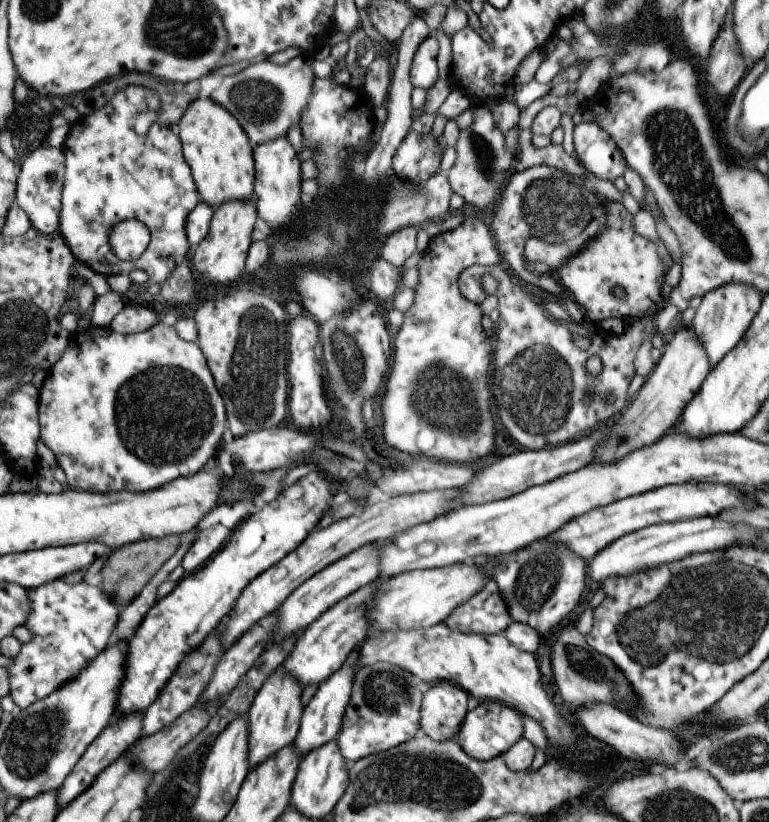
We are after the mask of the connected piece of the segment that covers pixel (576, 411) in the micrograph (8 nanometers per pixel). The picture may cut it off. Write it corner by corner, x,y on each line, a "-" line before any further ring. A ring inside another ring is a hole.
473,265
463,269
457,277
459,292
469,300
481,302
486,297
481,282
483,275
492,276
497,282
494,294
498,300
496,308
499,311
499,318
503,319
503,326
500,329
497,328
495,336
493,374
491,374
493,390
491,392
493,392
493,398
499,408
501,424
505,426
509,436
521,444
525,451
541,450
542,447
561,446
563,443
576,441
606,423
605,416
609,416
609,414
607,414
607,410
603,412
603,394
607,394
607,392
613,394
610,421
616,419
629,403
627,386
635,374
634,358
643,340
643,325
647,320
653,321
654,317
633,320
633,322
627,323
624,332
618,335
603,331
599,326
589,325
580,317
574,318
574,321
571,319
558,321
551,318
542,305
535,304
529,296
521,292
519,287
513,285
500,265
488,267
-
575,334
589,338
590,343
587,349
581,350
573,344
571,338
-
592,354
596,354
601,361
602,367
598,375
590,375
585,371
585,360
-
585,395
590,396
587,403
582,402

